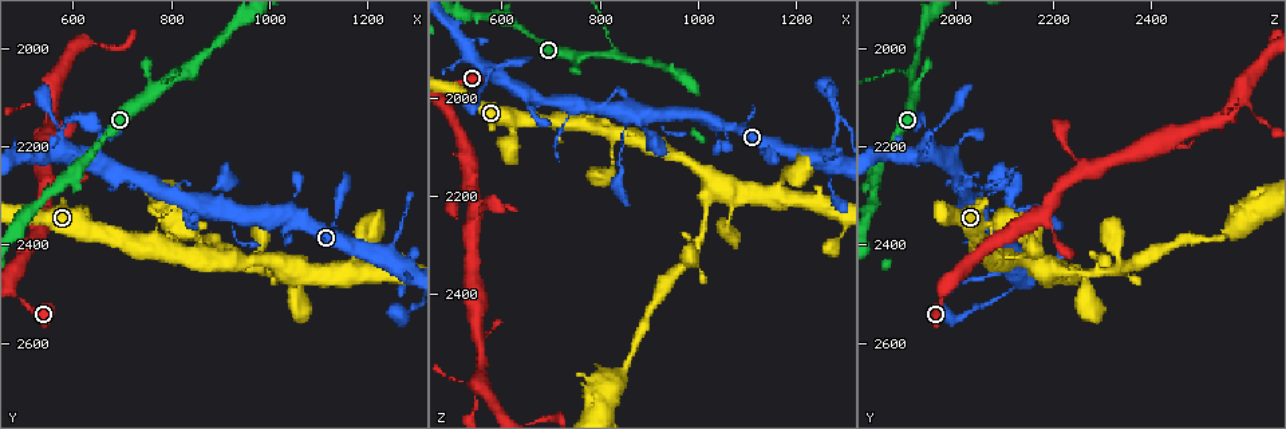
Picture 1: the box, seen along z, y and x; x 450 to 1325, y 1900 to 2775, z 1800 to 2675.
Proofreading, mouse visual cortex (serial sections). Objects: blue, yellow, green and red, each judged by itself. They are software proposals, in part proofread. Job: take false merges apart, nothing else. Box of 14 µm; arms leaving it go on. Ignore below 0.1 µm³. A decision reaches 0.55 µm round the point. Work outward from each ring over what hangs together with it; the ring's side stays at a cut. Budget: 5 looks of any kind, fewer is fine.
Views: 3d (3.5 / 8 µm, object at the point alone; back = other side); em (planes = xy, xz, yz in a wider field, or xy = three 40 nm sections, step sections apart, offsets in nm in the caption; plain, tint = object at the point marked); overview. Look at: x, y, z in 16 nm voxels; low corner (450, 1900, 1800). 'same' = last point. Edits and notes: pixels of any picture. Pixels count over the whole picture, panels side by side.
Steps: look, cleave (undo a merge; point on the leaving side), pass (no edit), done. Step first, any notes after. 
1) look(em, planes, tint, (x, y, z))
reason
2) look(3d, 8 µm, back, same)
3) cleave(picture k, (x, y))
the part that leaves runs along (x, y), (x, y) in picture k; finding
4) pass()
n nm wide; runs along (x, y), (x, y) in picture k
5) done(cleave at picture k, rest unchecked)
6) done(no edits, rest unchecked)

look(3d, 3.5 µm, (830, 2055, 1910))

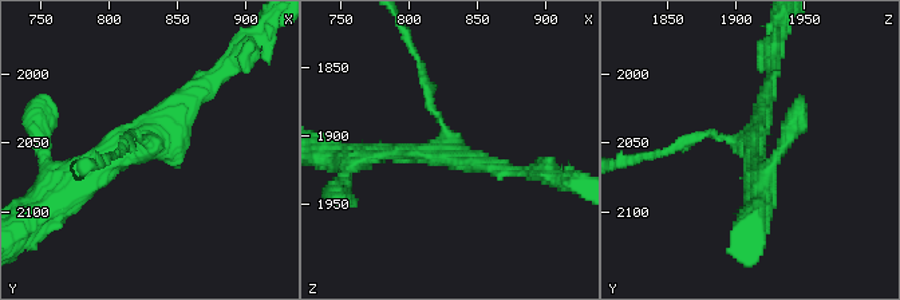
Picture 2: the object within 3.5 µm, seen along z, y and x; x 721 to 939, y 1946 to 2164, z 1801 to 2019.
look(em, planes, tint, (832, 2050, 1910))
3 arms; arms of 100, 200, 250 nm; need the tissue

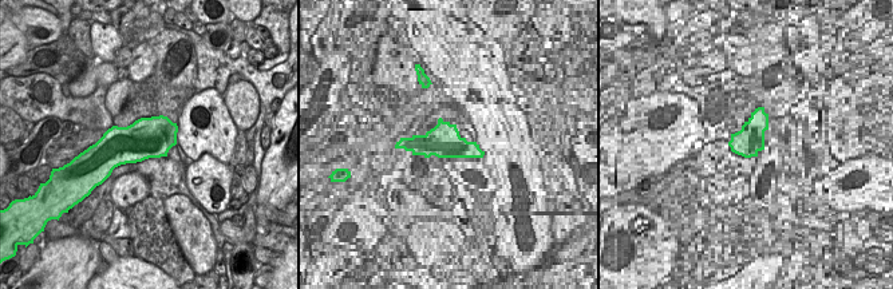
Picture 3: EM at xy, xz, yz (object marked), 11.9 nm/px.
pass()
continuous, no second cell

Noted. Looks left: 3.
look(3d, 3.5 µm, (555, 2110, 2575))
thick turns thin

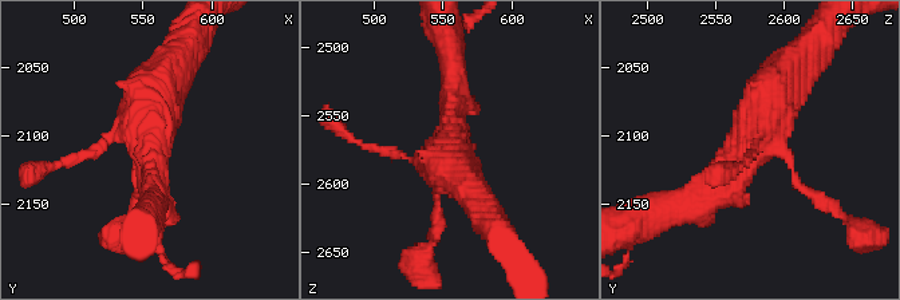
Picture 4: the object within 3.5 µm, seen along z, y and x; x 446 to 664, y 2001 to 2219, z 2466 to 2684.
look(em, xy, step 5, tint, (558, 2110, 2574))
shape alone is not enough

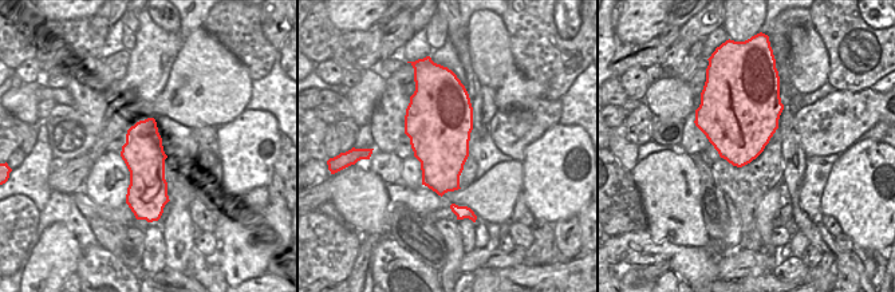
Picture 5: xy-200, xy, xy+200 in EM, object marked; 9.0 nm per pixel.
look(em, planes, tint, same)
another direction

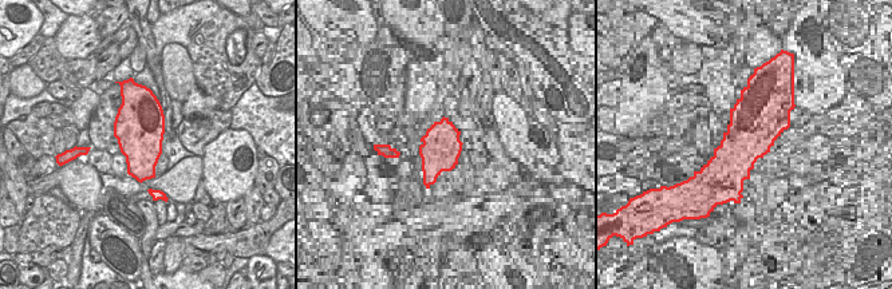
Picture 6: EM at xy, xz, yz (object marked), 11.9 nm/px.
pass()
runs along (699, 201), (800, 60) in picture 4; one cell here

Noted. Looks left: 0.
done(no edits, rest unchecked)

